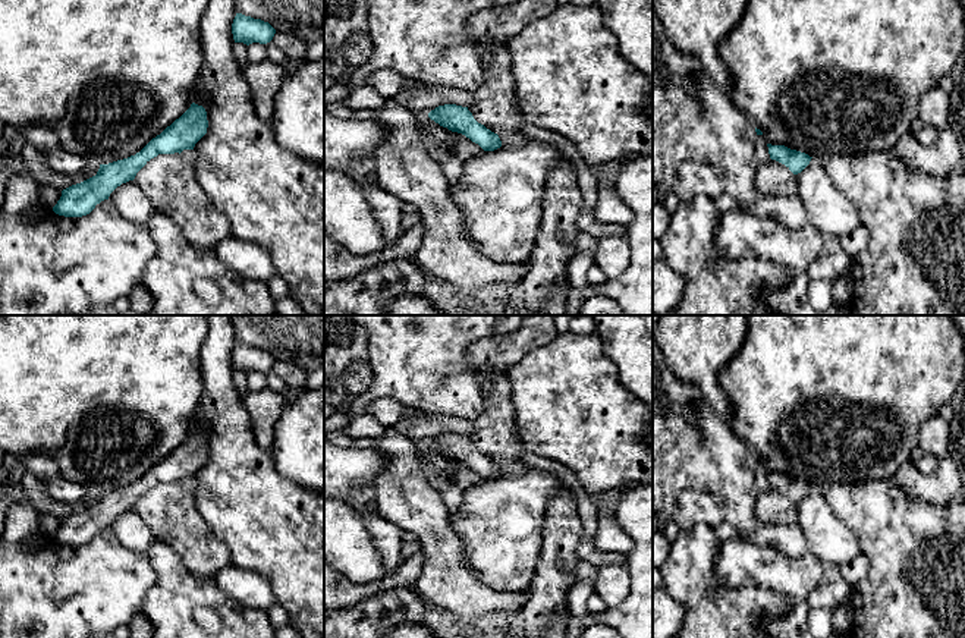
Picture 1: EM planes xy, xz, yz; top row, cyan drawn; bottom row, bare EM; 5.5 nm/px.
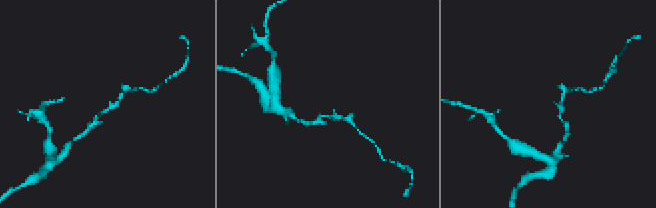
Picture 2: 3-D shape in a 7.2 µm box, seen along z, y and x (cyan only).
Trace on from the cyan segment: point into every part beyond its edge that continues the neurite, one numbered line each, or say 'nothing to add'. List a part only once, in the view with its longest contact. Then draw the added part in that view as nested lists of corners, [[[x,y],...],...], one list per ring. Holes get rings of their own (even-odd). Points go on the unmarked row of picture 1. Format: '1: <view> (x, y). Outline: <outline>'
nothing to add

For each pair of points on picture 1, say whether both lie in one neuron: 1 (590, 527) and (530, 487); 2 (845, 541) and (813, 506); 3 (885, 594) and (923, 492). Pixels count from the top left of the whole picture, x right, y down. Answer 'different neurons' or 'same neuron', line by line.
1: different neurons
2: same neuron
3: different neurons

